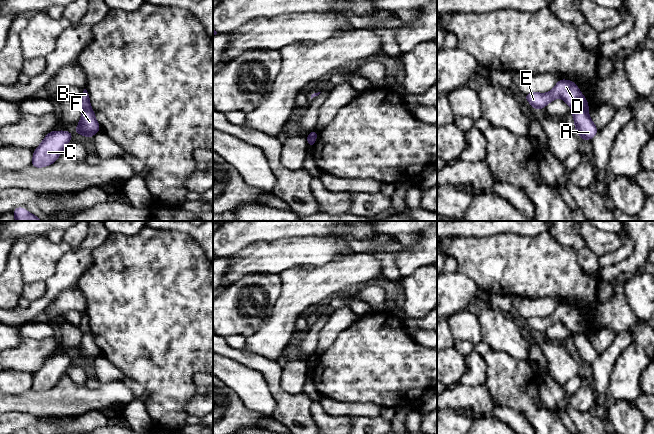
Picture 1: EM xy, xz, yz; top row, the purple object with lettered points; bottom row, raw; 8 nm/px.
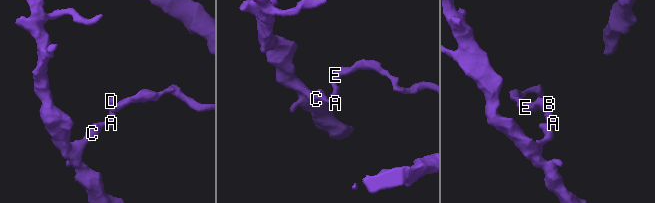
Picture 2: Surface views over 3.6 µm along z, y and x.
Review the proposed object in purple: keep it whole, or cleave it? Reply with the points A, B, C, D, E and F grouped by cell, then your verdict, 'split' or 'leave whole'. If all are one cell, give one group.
A C F / B D E; split

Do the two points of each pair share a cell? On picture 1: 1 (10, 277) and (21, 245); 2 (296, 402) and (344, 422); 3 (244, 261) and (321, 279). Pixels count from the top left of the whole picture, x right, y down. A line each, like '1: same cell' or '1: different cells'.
1: same cell
2: different cells
3: different cells

